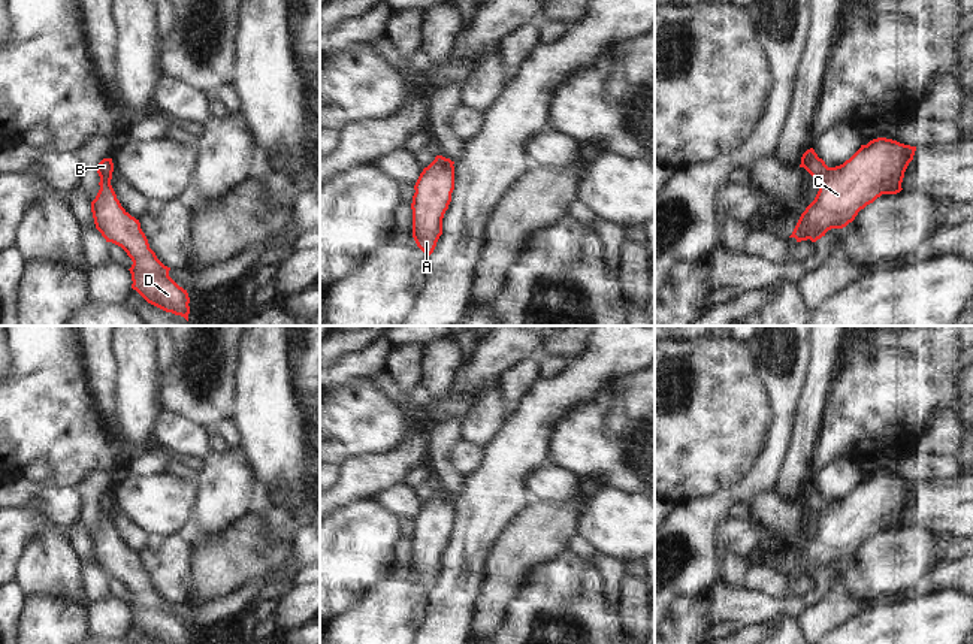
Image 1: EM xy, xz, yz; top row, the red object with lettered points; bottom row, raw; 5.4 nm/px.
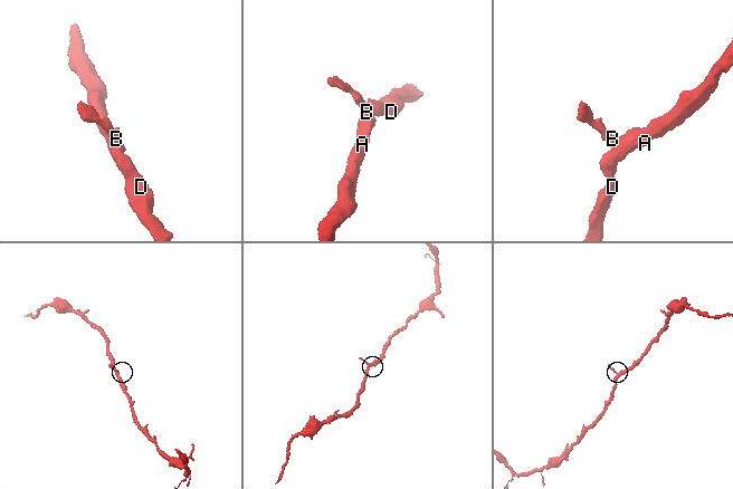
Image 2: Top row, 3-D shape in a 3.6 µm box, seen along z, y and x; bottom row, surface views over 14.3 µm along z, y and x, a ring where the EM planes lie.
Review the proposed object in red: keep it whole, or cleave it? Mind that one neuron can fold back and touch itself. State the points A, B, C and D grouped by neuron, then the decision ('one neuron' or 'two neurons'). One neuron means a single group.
groups A B C D; one neuron

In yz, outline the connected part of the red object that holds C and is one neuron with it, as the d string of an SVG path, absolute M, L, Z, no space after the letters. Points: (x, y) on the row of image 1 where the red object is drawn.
M877 137L861 145L843 164L828 167L813 148L807 149L800 167L819 181L819 191L789 238L816 242L828 230L846 227L882 194L900 193L915 151L916 146Z

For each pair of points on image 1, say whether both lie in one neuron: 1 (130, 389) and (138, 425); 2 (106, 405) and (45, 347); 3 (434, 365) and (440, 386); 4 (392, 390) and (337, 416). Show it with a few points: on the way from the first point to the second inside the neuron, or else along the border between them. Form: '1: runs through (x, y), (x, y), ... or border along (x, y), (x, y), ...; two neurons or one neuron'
1: runs through (136, 398), (136, 416); one neuron
2: border along (81, 354), (91, 408), (99, 423); two neurons
3: runs through (438, 369), (438, 381); one neuron
4: border along (366, 378), (402, 413); two neurons

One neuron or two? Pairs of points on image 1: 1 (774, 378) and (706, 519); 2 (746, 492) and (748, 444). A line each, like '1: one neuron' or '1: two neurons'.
1: one neuron
2: two neurons

